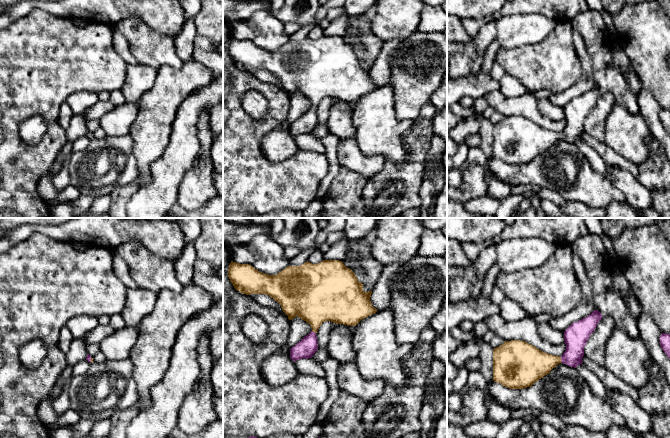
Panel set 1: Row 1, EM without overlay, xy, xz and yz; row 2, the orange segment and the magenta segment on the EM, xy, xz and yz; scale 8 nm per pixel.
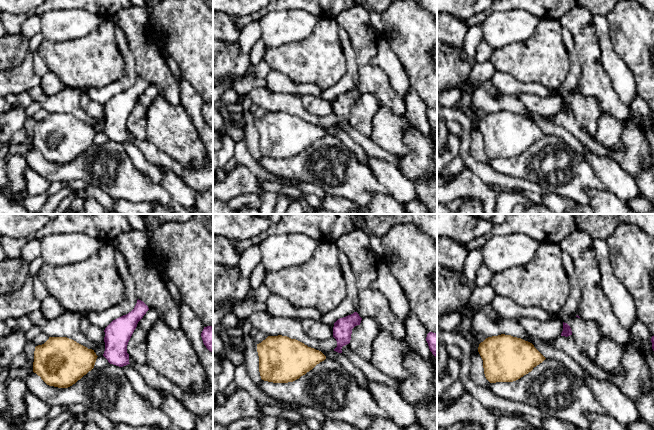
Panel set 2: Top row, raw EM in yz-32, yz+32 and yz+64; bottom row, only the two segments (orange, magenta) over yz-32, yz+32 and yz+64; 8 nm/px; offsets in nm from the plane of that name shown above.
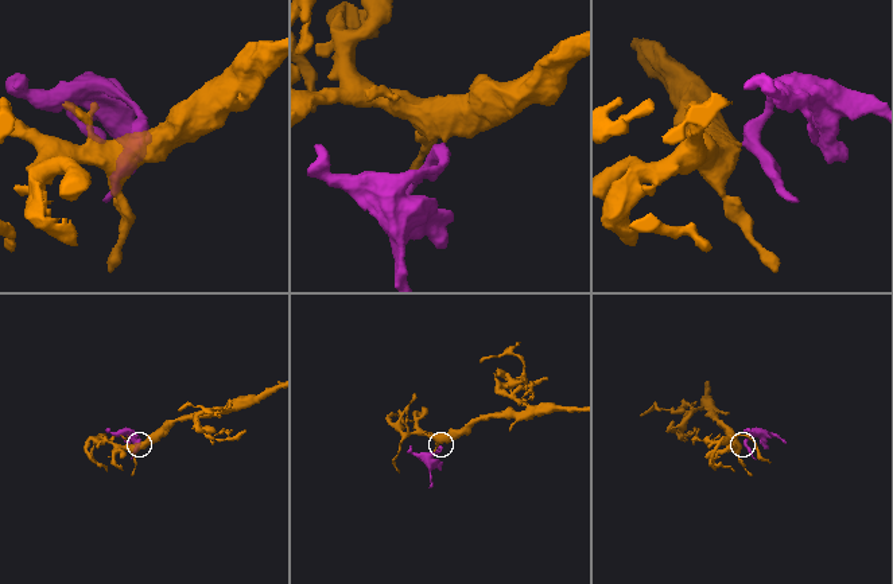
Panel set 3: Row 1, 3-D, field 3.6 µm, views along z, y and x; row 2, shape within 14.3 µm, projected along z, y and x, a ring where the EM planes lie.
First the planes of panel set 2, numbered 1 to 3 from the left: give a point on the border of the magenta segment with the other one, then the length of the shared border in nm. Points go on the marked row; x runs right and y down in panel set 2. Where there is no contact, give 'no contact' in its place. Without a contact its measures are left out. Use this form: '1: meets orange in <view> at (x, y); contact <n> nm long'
1: no contact
2: no contact
3: no contact

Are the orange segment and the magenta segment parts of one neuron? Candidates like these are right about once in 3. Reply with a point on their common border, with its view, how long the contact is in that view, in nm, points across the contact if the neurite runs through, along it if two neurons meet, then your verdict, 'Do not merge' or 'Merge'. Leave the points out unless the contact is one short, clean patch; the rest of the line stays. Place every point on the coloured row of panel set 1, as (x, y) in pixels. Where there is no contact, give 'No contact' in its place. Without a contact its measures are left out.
Touches orange at yz (560, 360). Shared border 50 nm. Path across: yz (530, 364), (560, 360), (574, 347), (576, 336). Merge

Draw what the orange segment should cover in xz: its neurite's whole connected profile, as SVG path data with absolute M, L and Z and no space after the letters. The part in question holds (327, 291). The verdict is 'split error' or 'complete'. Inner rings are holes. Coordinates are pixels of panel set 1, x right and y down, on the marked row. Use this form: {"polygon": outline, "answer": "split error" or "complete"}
{"polygon": "M323 260L317 264L307 261L300 266L288 266L276 275L231 261L228 277L240 293L269 295L281 305L289 320L298 316L311 325L312 331L290 349L290 358L294 362L311 358L318 350L316 333L323 322L356 326L362 319L377 312L370 301L372 291L365 292L354 272L339 260Z", "answer": "split error"}

